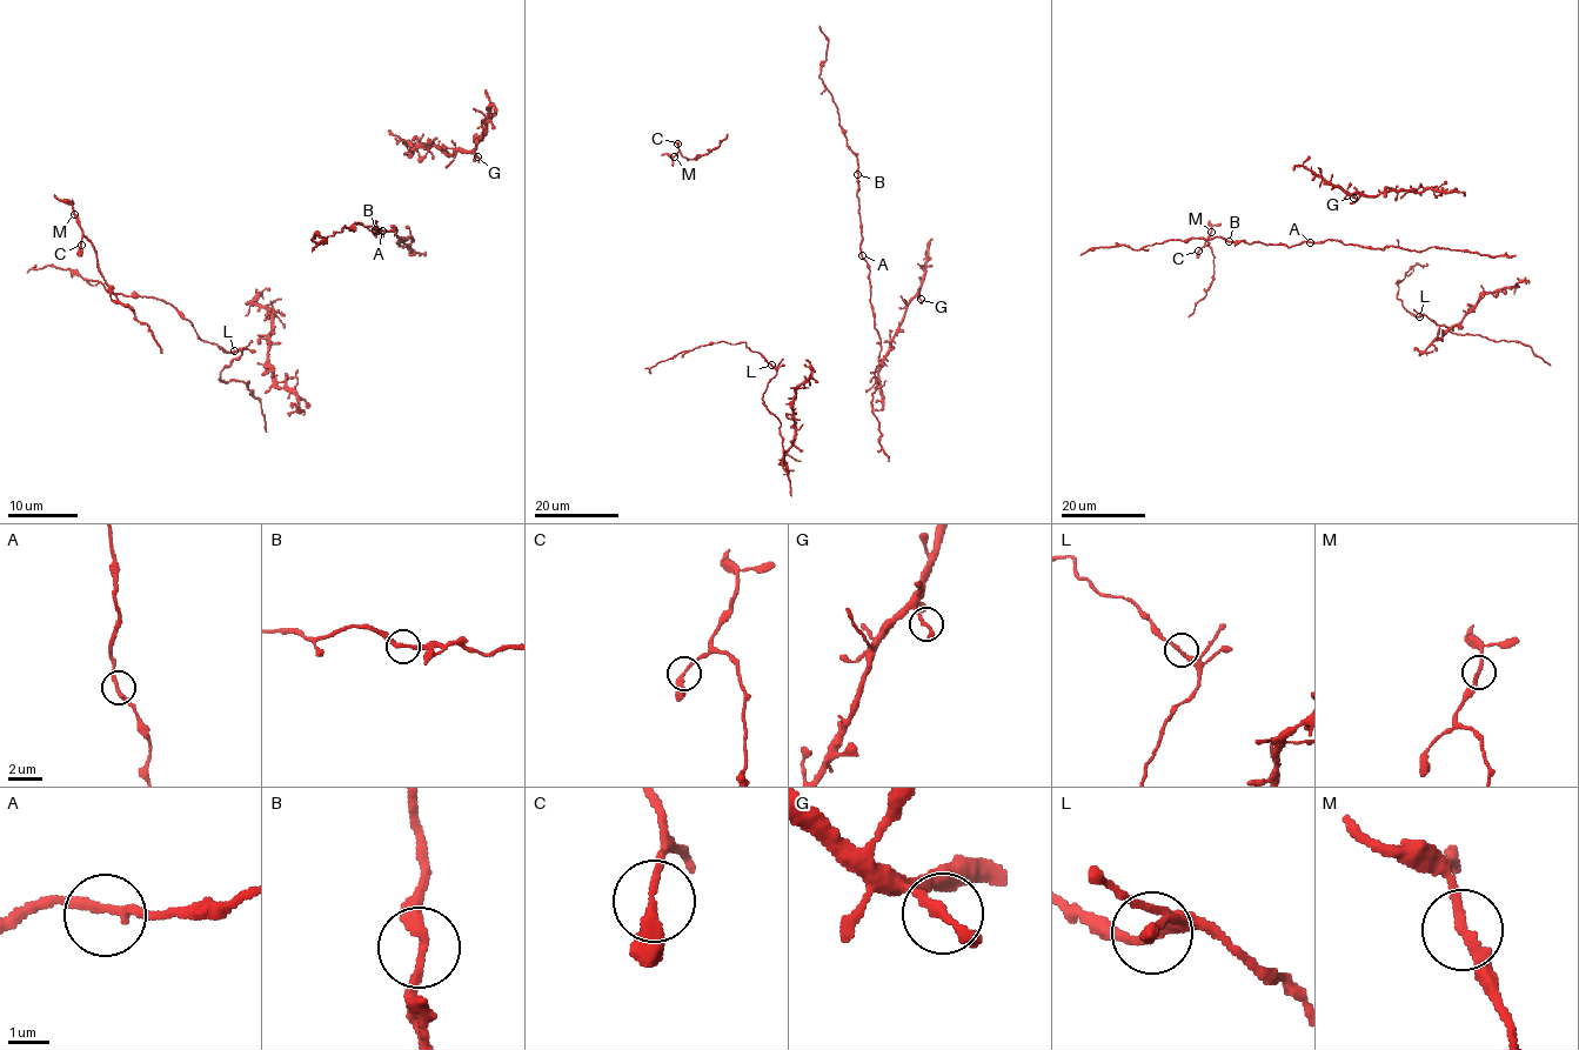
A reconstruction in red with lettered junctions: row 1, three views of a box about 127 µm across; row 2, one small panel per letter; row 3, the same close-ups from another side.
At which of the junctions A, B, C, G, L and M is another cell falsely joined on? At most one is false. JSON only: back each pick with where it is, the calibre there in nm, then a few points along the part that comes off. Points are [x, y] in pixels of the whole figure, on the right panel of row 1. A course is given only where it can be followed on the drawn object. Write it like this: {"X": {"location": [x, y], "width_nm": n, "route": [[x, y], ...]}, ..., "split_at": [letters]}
{"split_at": []}

